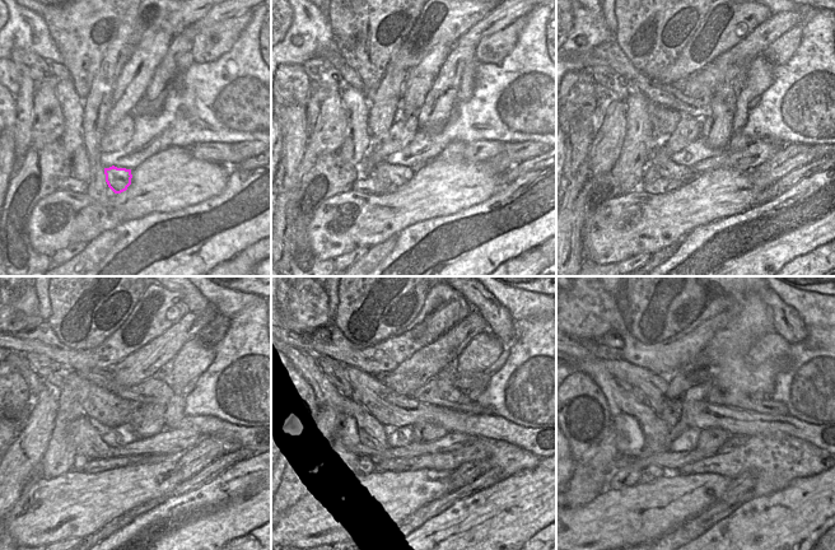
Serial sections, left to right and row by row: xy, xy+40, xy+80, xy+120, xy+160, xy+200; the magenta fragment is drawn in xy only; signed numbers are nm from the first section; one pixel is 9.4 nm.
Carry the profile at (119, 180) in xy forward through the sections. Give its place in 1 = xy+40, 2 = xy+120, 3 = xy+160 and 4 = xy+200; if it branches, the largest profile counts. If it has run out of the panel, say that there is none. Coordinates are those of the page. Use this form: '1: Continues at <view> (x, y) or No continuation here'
1: Continues at xy+40 (397, 176)
2: Continues at xy+120 (88, 442)
3: Continues at xy+160 (371, 439)
4: Continues at xy+200 (654, 438).

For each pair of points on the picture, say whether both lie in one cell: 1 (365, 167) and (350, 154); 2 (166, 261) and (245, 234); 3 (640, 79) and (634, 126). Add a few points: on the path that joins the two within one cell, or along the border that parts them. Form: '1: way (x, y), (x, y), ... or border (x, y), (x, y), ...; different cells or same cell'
1: border (368, 152), (360, 163), (359, 175); different cells
2: way (185, 251), (204, 245), (215, 234), (225, 234); same cell
3: border (637, 88), (649, 102); different cells

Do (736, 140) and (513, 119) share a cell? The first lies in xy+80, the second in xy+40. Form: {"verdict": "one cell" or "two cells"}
{"verdict": "two cells"}

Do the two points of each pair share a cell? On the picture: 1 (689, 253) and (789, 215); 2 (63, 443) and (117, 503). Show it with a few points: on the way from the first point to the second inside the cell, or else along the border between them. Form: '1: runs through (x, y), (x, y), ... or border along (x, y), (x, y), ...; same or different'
1: runs through (714, 233), (761, 213), (764, 214); same
2: border along (71, 470), (45, 480); different

